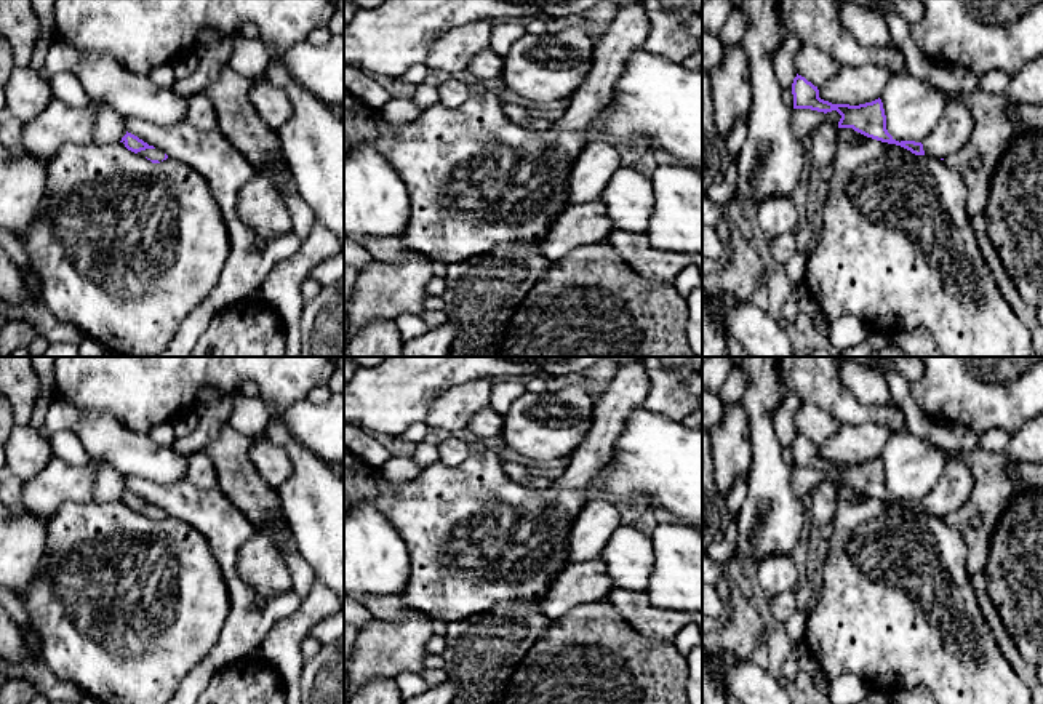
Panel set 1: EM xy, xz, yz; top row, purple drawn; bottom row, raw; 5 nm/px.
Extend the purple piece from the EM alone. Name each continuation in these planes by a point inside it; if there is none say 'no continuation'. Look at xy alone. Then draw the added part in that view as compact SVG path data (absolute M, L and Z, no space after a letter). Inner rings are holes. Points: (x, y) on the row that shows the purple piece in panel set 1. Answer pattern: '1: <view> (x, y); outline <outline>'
1: xy (154, 154); outline M146 149L146 150L141 150L138 154L142 157L147 157L150 160L158 160L158 162L162 162L165 158L165 154L158 149Z

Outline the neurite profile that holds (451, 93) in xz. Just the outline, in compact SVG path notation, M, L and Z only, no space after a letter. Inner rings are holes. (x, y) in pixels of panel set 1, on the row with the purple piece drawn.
M448 78L438 86L438 104L446 109L458 109L467 101L469 85Z

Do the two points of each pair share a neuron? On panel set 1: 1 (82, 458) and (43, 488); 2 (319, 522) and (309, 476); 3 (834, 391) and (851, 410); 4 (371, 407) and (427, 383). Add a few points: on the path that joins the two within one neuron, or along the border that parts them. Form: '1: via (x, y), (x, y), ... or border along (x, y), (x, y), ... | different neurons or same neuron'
1: border along (53, 455), (75, 466), (83, 466), (90, 460) | different neurons
2: via (319, 511), (314, 487) | same neuron
3: via (837, 396), (847, 405) | same neuron
4: via (386, 399), (407, 383), (413, 383) | same neuron

